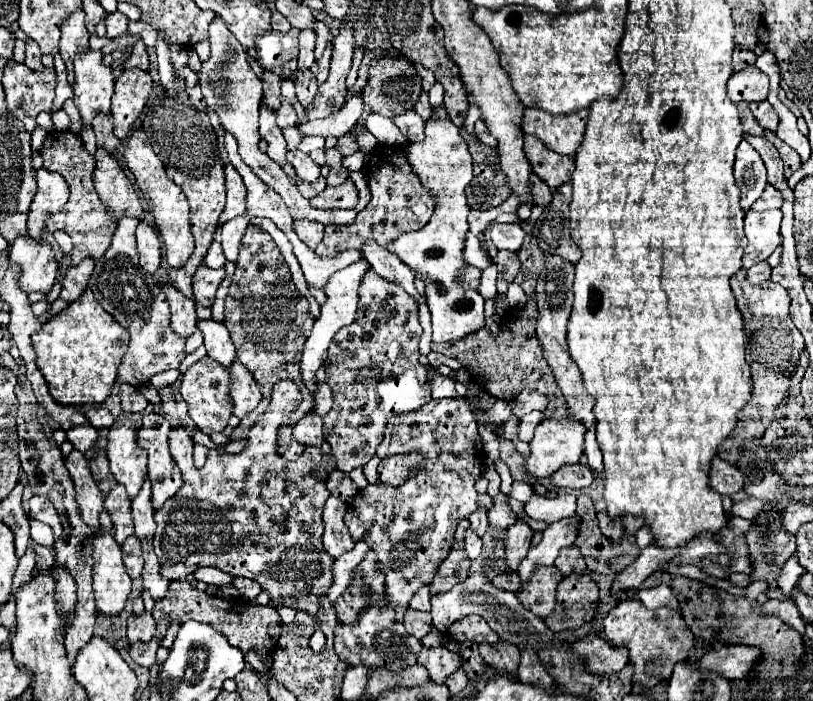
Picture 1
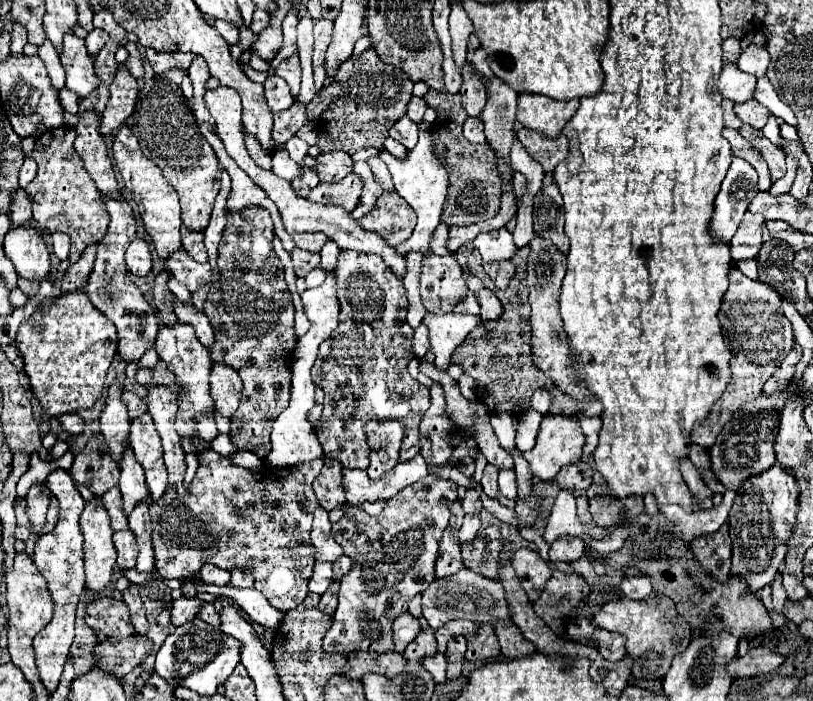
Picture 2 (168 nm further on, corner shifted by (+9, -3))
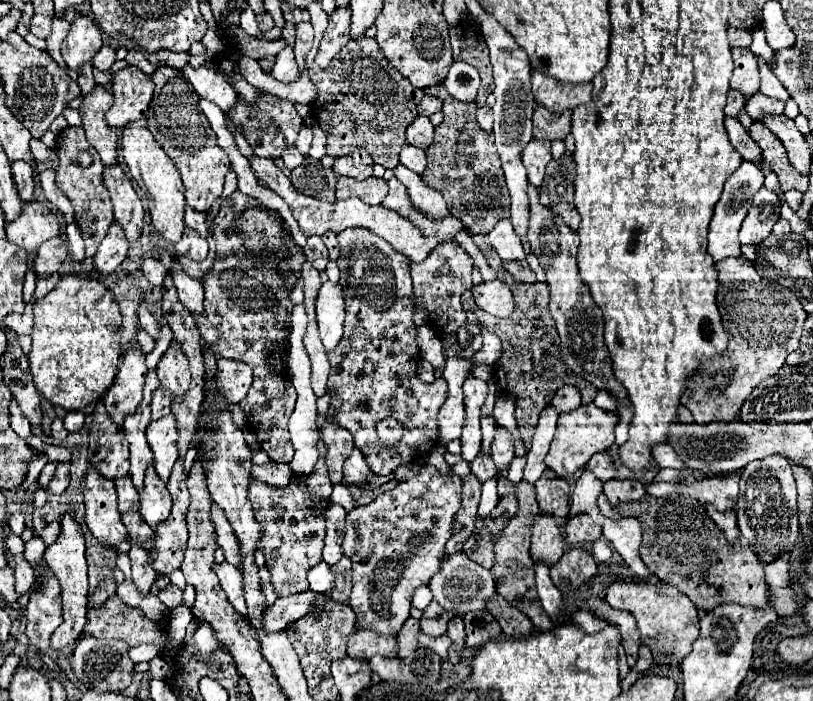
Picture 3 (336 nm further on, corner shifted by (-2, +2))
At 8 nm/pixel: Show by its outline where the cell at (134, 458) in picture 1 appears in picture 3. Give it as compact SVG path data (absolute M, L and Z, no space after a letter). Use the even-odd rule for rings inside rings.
M136 344L124 354L116 380L104 398L104 406L110 418L118 426L122 426L124 418L134 414L136 406L142 402L142 388L144 388L146 374L148 374L148 368L144 364L144 354Z

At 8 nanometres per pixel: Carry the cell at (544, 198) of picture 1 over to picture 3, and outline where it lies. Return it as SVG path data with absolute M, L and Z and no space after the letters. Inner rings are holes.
M532 140L522 152L522 162L528 170L528 180L534 186L542 184L542 176L546 170L546 164L552 160L550 156L550 142L548 140Z

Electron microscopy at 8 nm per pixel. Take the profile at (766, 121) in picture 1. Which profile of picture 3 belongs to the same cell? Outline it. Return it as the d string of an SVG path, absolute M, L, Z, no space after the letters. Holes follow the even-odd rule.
M756 94L746 100L746 112L750 114L752 120L762 120L766 116L780 116L784 114L784 102L768 98L764 94Z

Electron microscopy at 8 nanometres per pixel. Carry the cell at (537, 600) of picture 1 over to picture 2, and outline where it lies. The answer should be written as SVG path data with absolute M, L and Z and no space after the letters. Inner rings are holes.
M523 547L523 549L515 551L513 567L515 567L515 573L517 573L527 597L531 601L537 601L547 579L551 577L549 563L537 551Z

